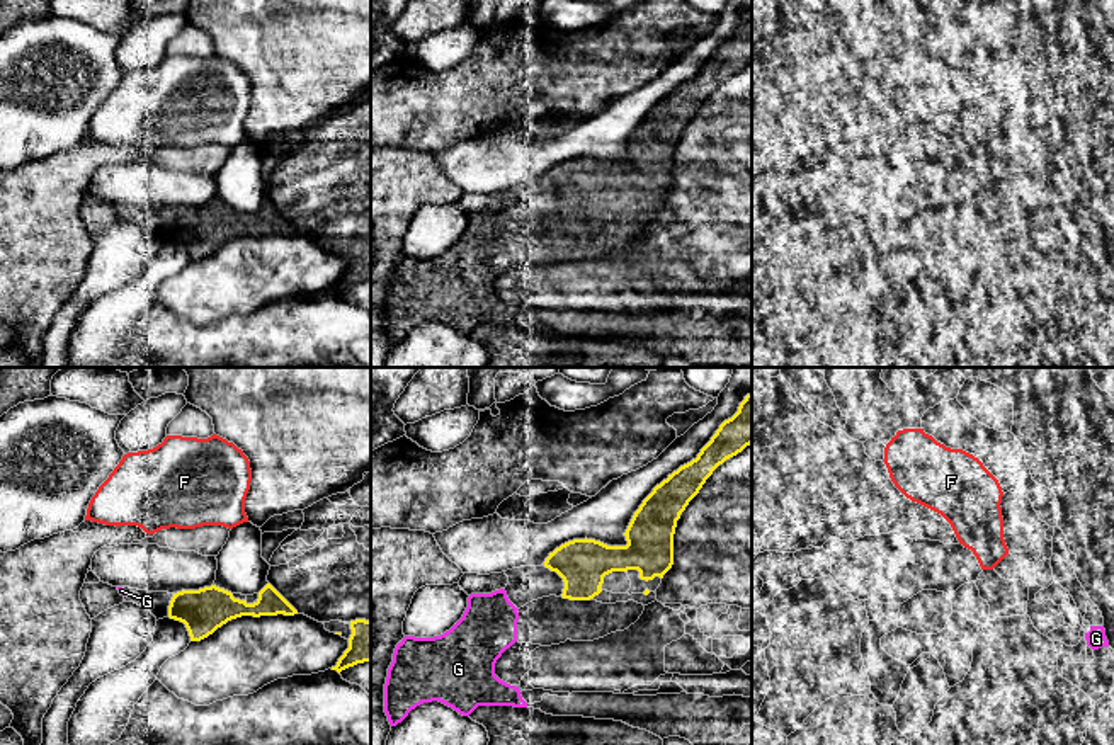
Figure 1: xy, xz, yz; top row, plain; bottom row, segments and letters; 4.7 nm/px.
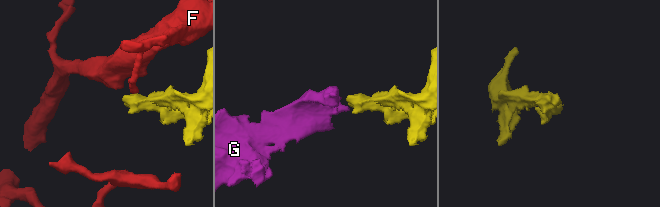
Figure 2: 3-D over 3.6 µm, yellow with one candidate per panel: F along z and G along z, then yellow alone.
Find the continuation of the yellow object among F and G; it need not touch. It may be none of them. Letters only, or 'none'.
G

